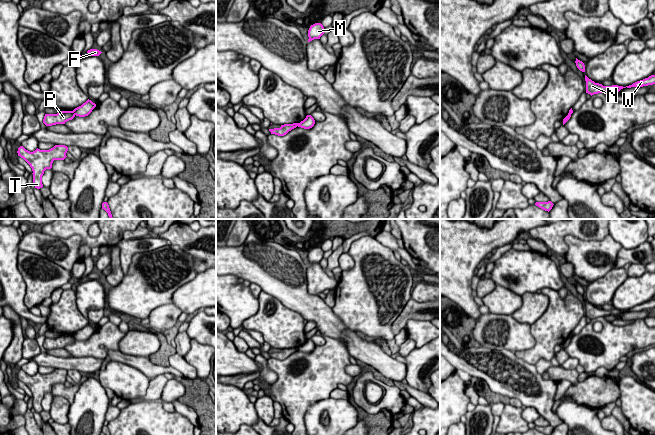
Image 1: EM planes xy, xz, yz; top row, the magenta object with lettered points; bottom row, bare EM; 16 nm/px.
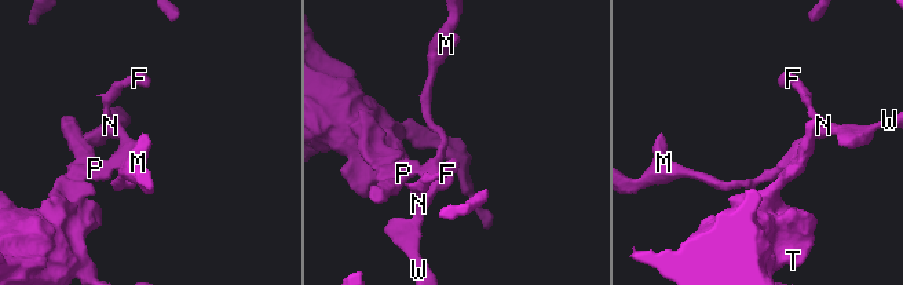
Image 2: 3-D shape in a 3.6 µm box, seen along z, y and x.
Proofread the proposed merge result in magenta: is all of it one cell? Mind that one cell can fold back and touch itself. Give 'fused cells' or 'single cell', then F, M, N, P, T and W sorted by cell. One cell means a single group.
fused cells | F M N W / P T

